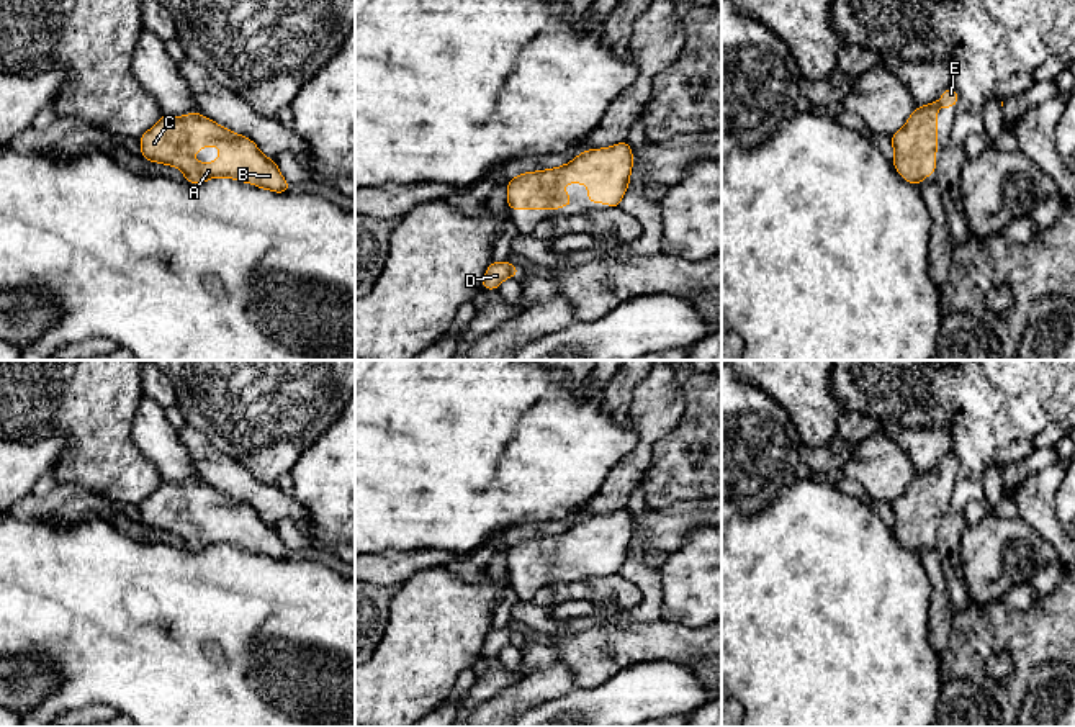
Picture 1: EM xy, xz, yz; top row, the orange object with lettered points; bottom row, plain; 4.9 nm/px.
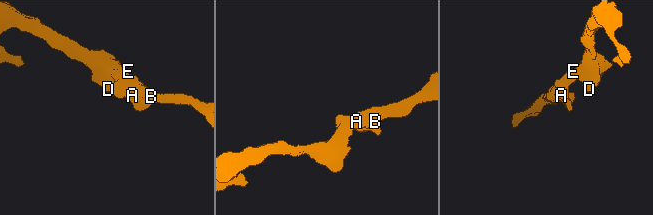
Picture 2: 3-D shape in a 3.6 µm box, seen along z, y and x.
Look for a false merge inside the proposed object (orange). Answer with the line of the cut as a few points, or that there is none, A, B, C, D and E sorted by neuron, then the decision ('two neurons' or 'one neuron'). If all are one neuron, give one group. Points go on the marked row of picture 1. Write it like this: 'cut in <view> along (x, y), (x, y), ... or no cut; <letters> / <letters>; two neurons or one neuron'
no cut; A B C D E; one neuron

